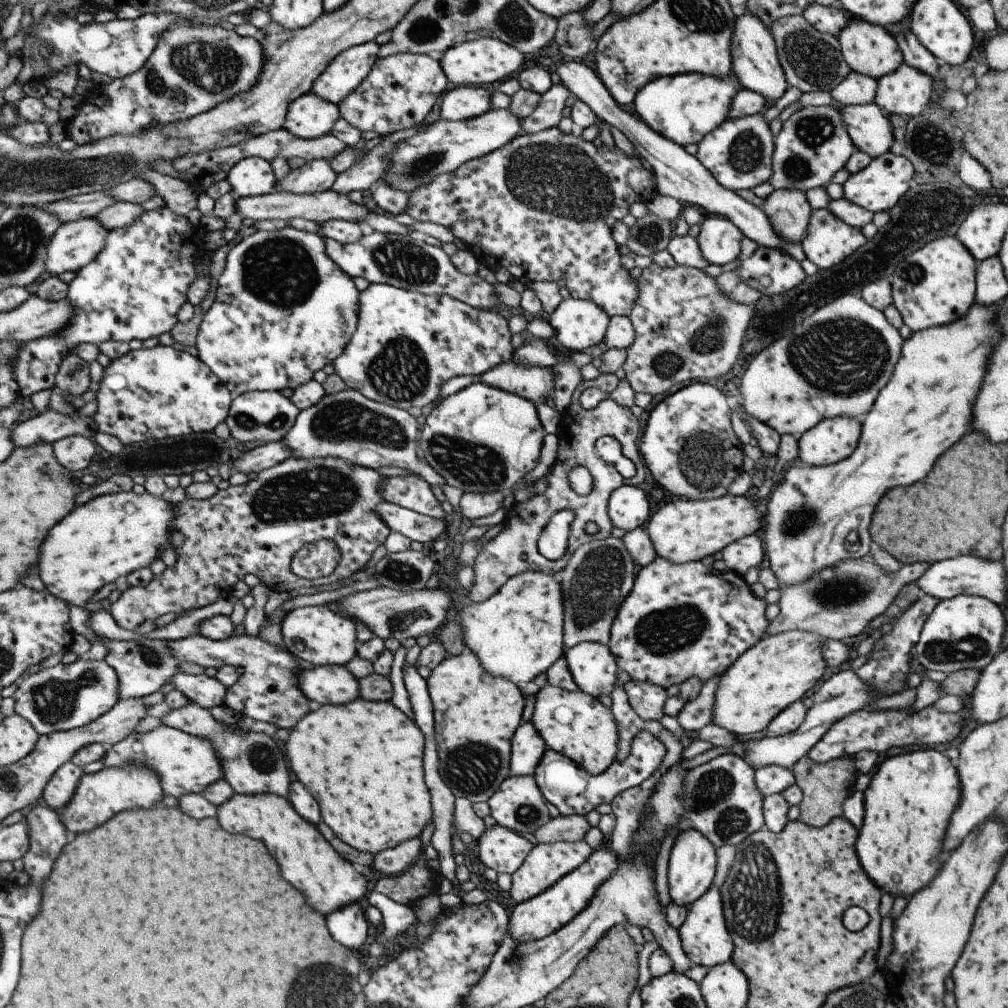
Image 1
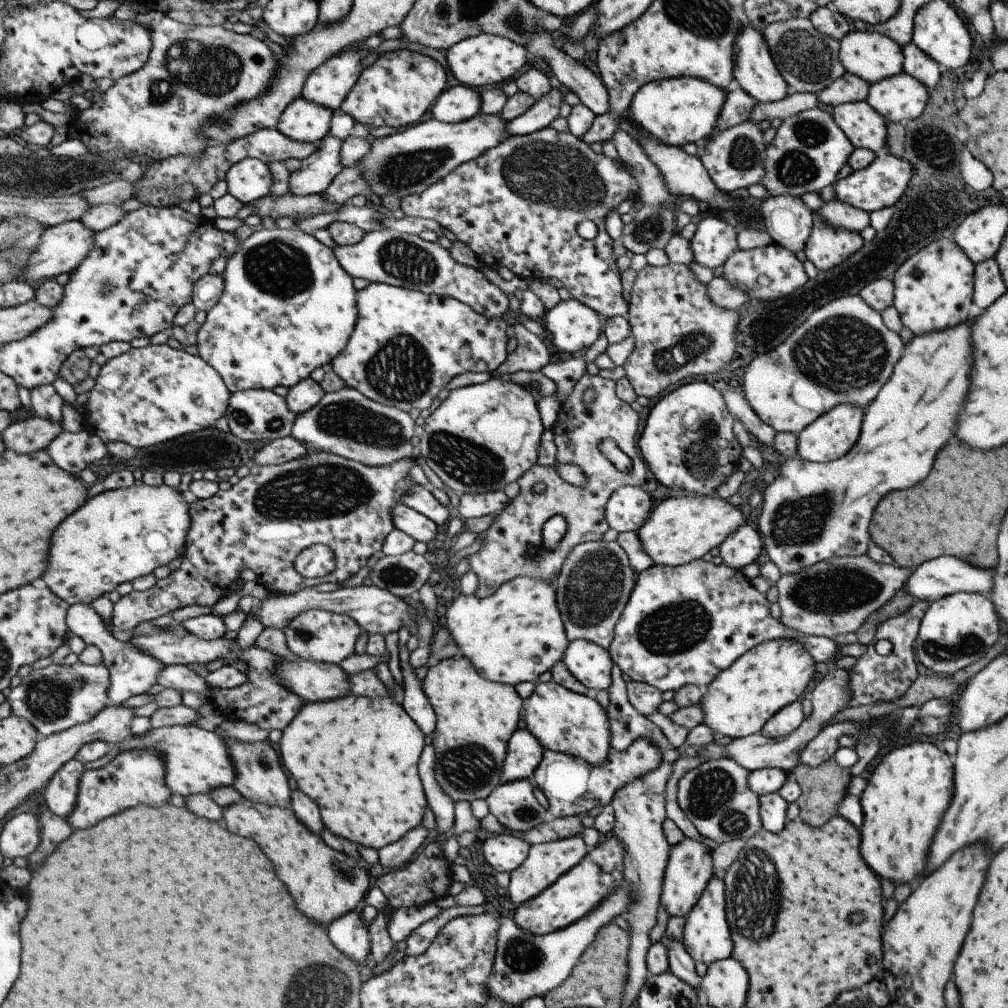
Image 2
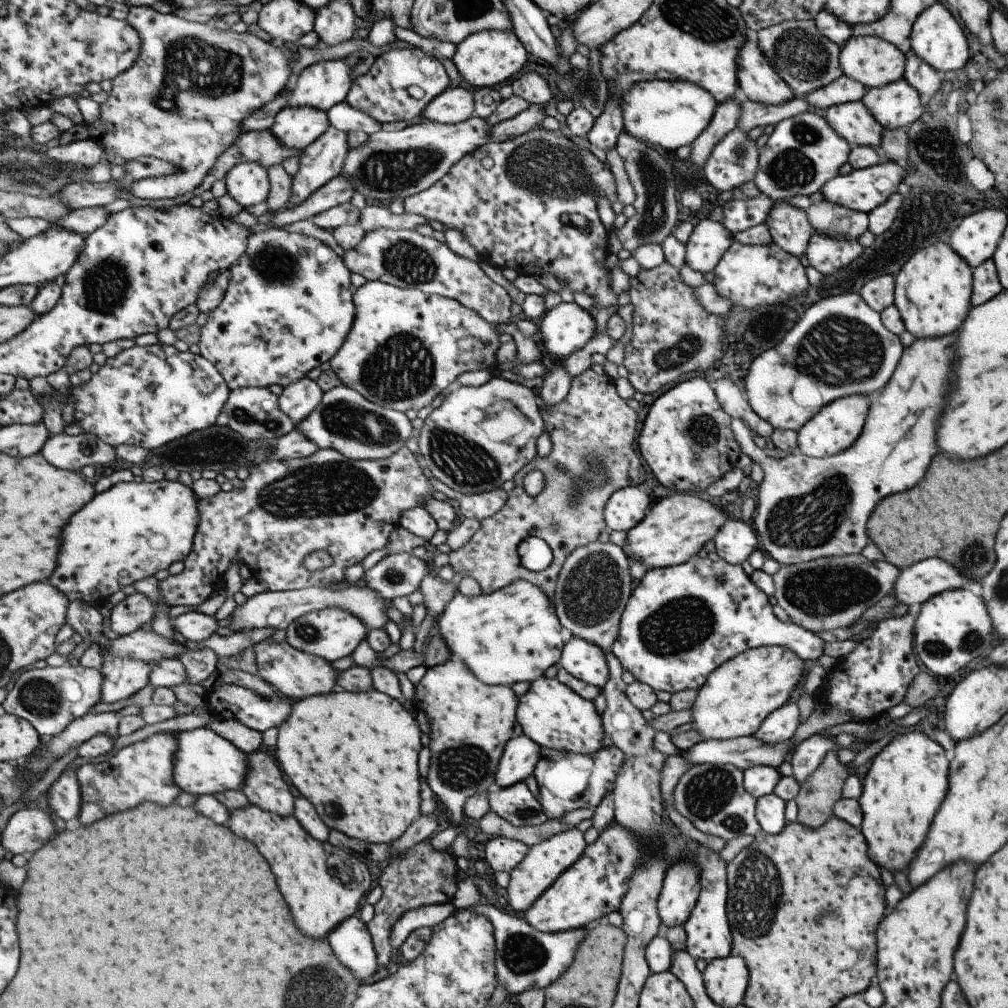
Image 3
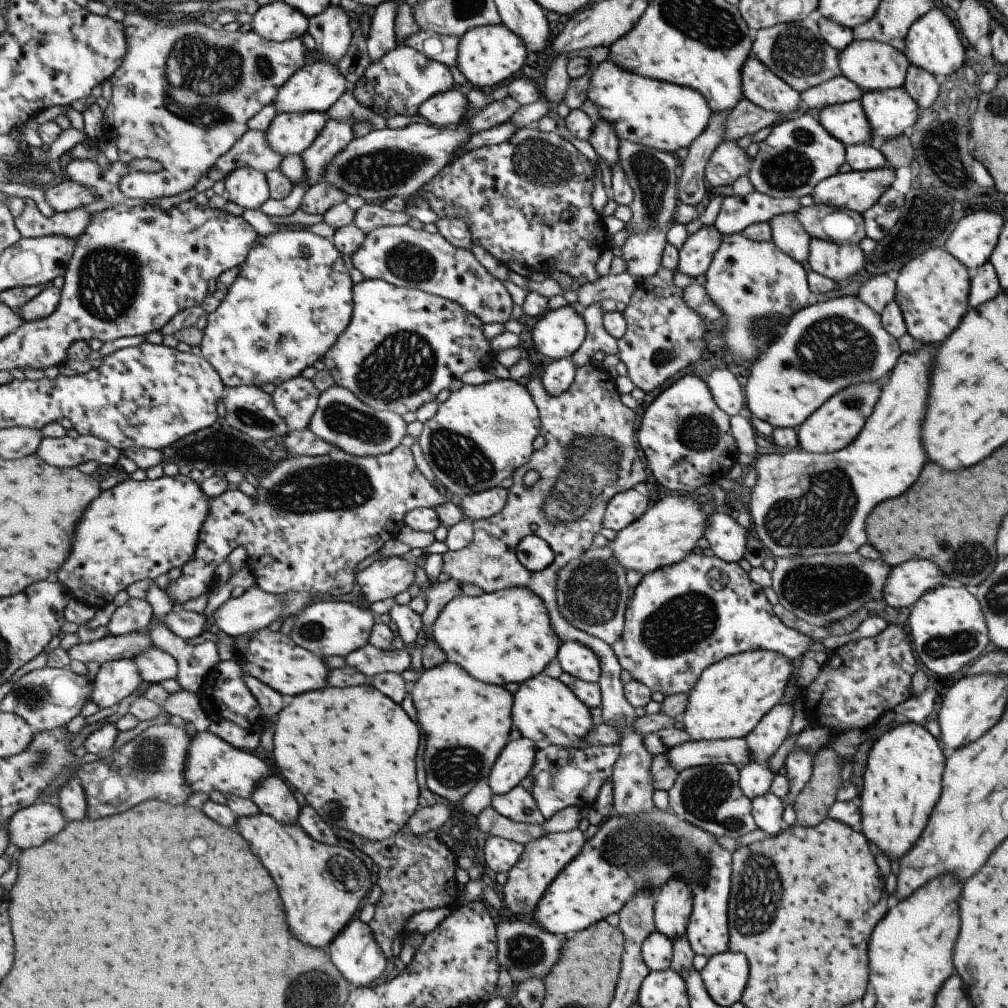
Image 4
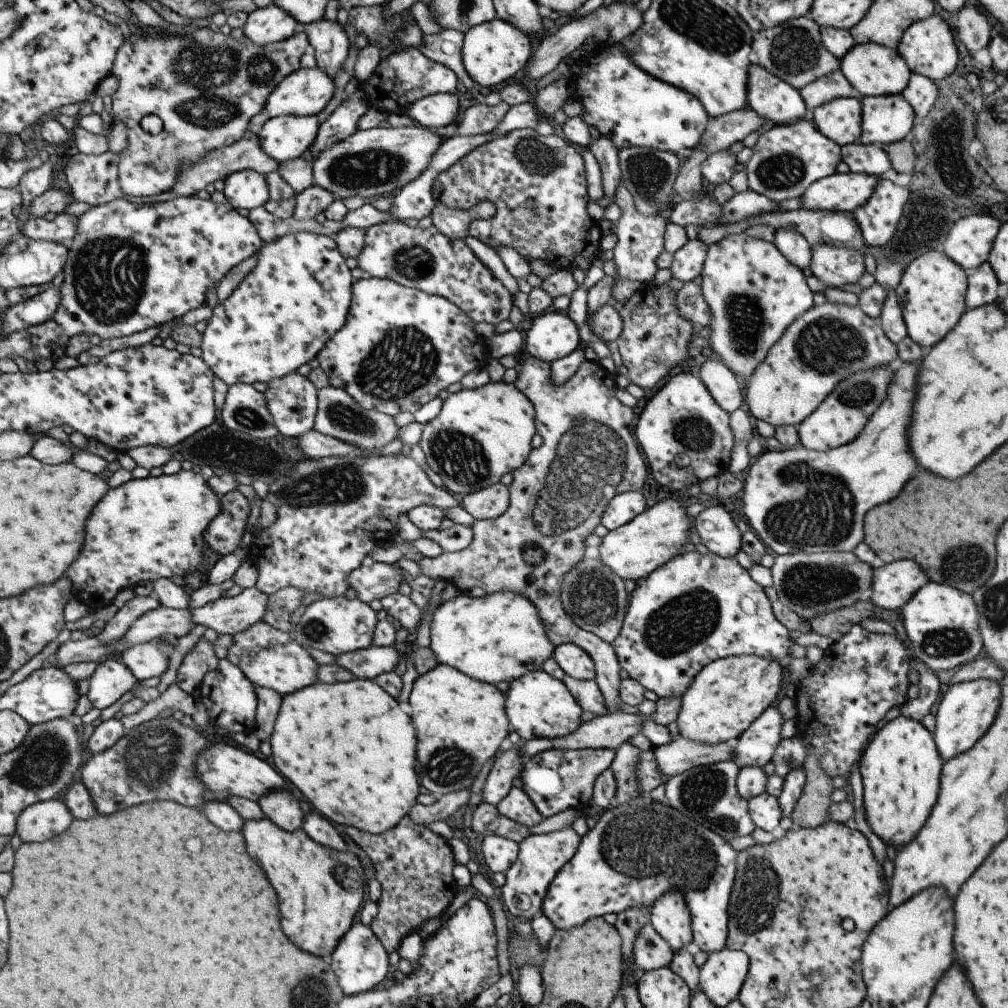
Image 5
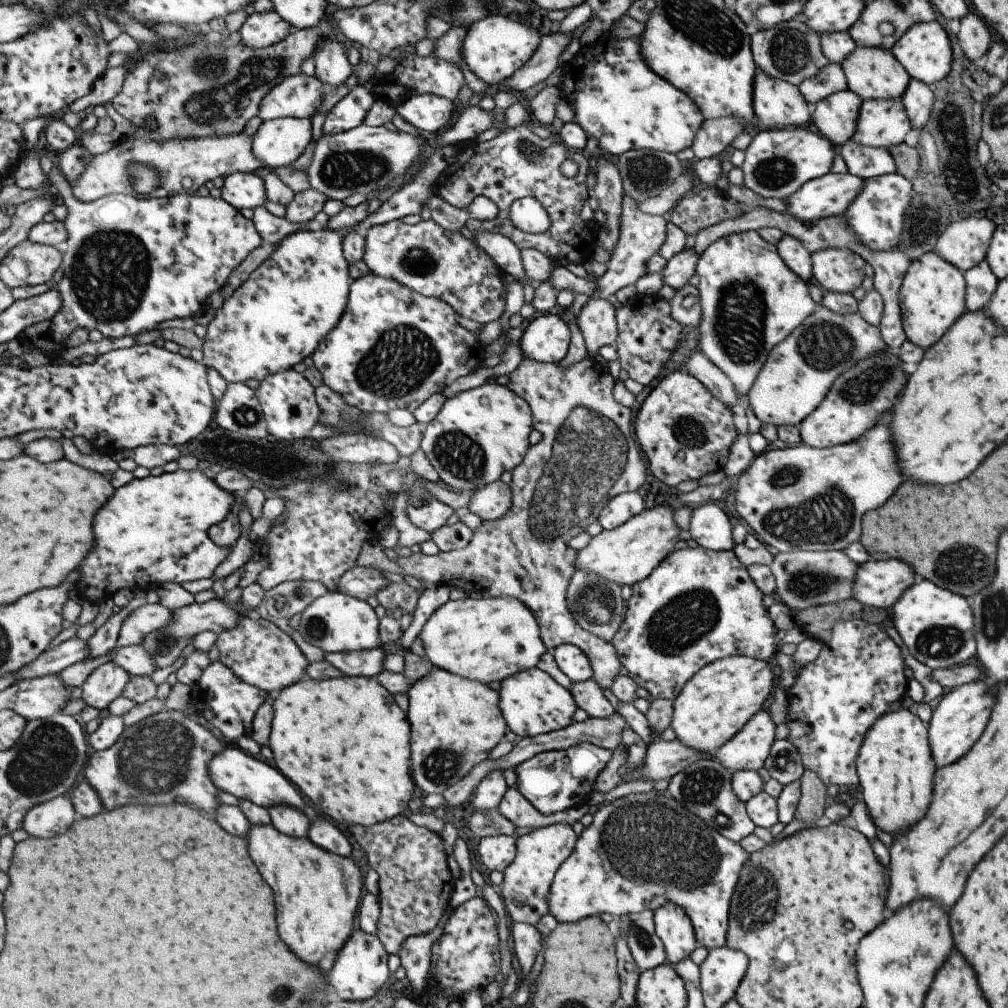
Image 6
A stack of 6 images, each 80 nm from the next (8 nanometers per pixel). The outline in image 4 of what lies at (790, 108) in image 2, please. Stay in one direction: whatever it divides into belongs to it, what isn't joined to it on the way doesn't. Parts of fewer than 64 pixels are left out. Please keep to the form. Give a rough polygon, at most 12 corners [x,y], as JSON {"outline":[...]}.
{"outline":[[741,97],[727,115],[722,140],[772,127],[783,115]]}

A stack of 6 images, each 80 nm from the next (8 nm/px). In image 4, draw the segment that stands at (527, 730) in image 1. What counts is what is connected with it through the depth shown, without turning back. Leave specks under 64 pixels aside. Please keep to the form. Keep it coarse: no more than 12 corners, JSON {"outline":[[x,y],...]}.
{"outline":[[508,741],[486,778],[493,795],[509,792],[527,776],[534,743]]}

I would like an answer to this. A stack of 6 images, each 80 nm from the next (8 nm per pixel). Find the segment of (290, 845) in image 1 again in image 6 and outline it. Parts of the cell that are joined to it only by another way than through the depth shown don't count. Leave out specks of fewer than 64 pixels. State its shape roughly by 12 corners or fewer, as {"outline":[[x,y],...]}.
{"outline":[[251,825],[281,938],[327,977],[361,872],[309,837]]}

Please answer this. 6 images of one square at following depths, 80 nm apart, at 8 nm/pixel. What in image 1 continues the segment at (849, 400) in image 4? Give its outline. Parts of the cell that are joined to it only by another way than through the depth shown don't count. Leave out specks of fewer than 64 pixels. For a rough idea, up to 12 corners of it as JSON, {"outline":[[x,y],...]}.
{"outline":[[820,420],[798,438],[797,460],[824,467],[856,447],[860,423]]}

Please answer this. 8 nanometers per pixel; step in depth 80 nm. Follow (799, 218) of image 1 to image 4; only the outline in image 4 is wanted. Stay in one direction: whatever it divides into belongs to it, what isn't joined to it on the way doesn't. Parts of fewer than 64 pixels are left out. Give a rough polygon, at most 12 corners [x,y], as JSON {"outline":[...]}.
{"outline":[[795,213],[768,220],[772,243],[799,264],[810,236]]}

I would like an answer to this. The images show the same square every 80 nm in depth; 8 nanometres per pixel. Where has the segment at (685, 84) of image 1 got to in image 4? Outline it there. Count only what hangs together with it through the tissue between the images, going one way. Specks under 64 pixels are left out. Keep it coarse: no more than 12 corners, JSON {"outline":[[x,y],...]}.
{"outline":[[607,60],[586,98],[618,140],[672,154],[712,113],[692,88]]}

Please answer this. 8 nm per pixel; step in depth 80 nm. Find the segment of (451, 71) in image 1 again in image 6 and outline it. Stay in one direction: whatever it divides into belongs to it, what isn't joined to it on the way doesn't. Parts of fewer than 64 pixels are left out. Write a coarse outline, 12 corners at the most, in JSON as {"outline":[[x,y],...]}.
{"outline":[[517,17],[471,23],[462,58],[500,84],[529,60],[540,36]]}

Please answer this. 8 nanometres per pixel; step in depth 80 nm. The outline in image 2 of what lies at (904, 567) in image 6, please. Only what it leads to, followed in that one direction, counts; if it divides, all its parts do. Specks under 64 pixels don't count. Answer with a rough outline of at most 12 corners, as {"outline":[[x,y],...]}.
{"outline":[[943,555],[904,583],[917,601],[992,591],[994,569]]}

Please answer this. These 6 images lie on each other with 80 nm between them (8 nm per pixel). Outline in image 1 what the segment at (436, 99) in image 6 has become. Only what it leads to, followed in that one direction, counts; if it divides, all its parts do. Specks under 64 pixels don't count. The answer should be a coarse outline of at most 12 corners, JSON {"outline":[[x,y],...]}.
{"outline":[[461,85],[443,95],[439,116],[467,120],[490,110],[492,92]]}

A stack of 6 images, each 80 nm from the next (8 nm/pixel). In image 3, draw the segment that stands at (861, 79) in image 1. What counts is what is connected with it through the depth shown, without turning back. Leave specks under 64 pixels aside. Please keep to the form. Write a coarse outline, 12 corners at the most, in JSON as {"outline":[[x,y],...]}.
{"outline":[[842,74],[804,97],[822,113],[861,101],[866,88]]}

